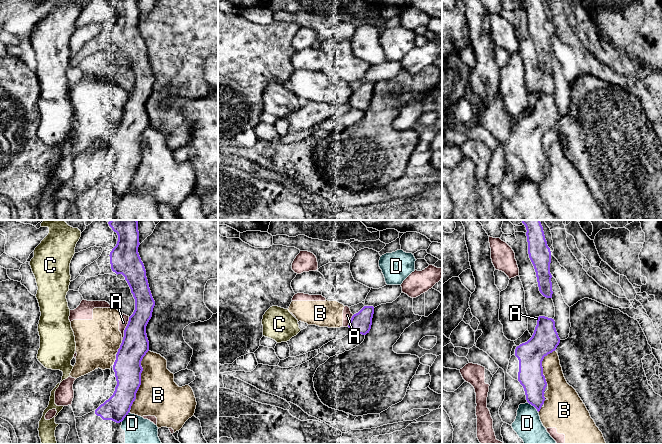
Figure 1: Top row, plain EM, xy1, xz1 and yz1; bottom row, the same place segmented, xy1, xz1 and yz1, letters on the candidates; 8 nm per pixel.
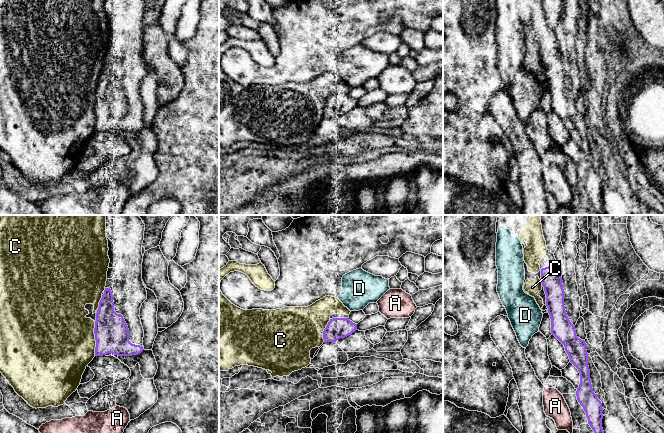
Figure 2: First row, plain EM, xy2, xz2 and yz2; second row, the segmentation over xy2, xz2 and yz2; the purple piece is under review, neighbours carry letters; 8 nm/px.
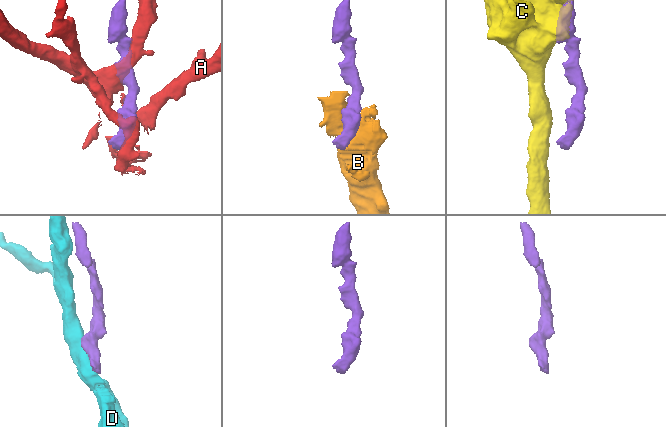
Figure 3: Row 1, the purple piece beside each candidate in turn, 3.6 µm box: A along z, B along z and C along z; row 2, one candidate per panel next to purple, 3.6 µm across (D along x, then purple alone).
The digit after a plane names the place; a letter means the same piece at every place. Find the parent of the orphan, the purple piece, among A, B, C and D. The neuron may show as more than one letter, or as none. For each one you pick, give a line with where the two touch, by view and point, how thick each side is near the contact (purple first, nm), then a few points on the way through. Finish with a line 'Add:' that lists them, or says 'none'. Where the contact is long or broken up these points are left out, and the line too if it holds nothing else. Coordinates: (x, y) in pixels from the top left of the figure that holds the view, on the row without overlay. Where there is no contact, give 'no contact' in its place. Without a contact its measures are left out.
Add: none

